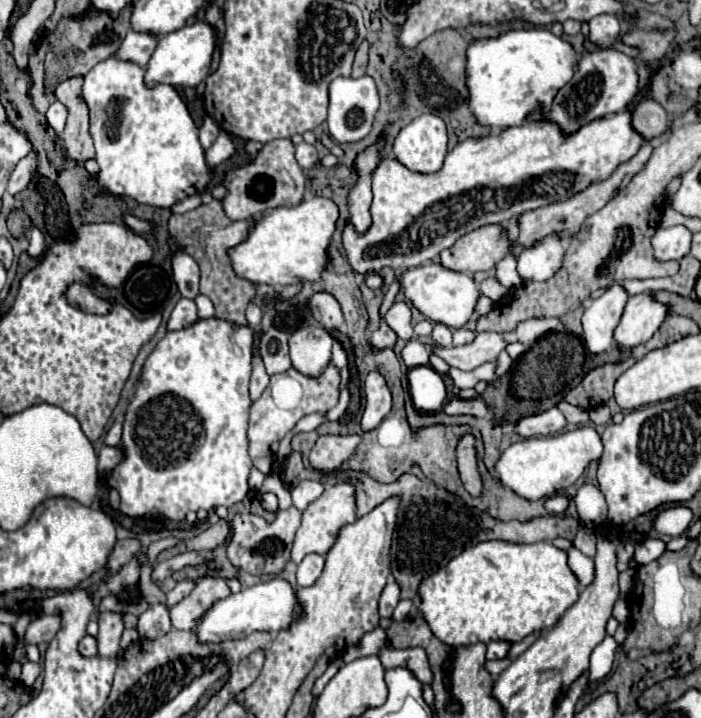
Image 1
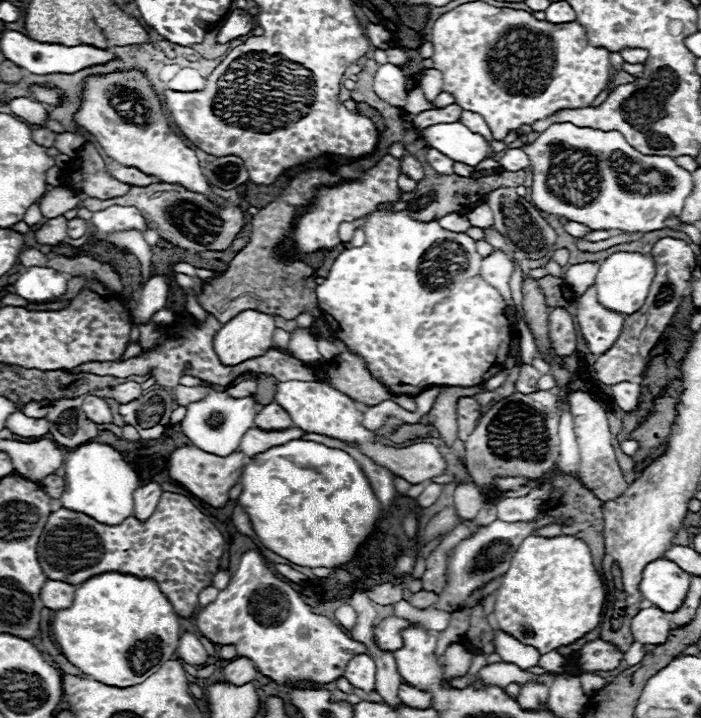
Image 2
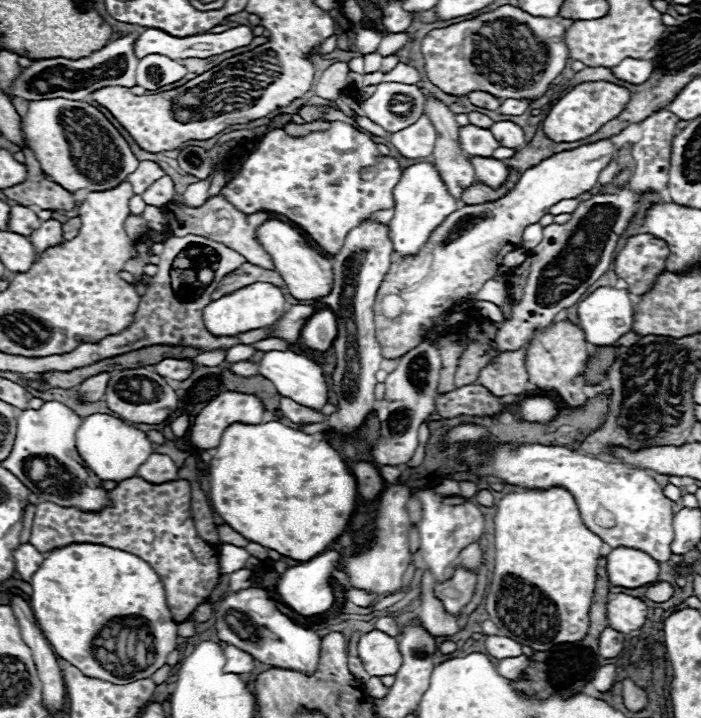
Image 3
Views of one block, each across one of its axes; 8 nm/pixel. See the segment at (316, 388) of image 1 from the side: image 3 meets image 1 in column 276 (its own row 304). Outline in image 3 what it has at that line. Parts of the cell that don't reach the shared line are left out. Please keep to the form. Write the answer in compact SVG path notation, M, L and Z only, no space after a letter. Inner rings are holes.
M612 138L558 152L528 168L504 200L456 210L432 232L430 240L416 256L392 262L386 280L382 280L382 286L376 292L374 306L376 340L382 346L382 356L400 358L410 352L410 348L416 348L432 330L430 318L450 310L452 300L478 292L482 284L494 276L502 258L522 244L526 226L538 222L556 202L578 198L582 192L594 188L596 178L612 162L616 152L618 146Z

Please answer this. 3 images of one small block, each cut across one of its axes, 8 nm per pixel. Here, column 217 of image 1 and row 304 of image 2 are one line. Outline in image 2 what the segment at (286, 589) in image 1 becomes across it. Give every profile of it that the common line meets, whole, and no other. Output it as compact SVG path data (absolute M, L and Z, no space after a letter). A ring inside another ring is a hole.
M616 252L600 264L600 270L596 274L598 300L602 306L614 312L634 314L644 304L654 276L656 276L656 262L652 256L640 252Z

